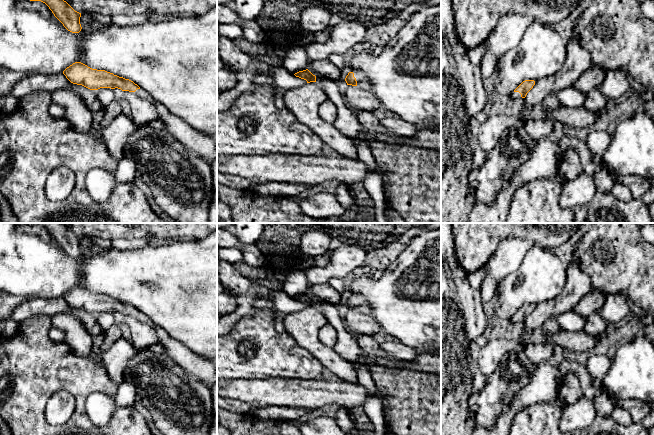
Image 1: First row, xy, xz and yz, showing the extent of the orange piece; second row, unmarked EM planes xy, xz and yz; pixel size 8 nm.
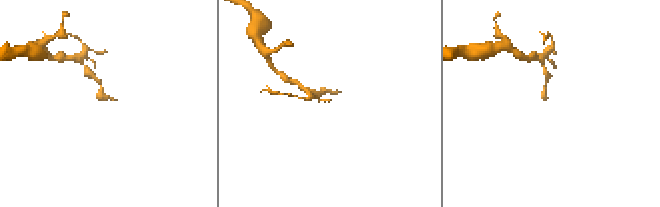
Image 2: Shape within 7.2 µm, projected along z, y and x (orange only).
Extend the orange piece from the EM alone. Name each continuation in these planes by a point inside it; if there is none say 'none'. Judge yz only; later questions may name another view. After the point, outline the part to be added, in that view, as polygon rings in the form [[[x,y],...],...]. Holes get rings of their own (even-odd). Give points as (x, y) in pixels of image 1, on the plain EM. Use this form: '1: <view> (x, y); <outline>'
1: yz (515, 319); [[[513,316],[510,319],[511,324],[524,324],[524,322],[521,321],[521,318],[519,316]]]

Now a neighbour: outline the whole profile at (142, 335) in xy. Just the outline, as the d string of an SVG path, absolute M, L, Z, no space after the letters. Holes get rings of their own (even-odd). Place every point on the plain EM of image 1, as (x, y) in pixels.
M123 315L123 320L130 342L138 351L147 350L158 342L158 336L152 324L142 322L129 315Z

